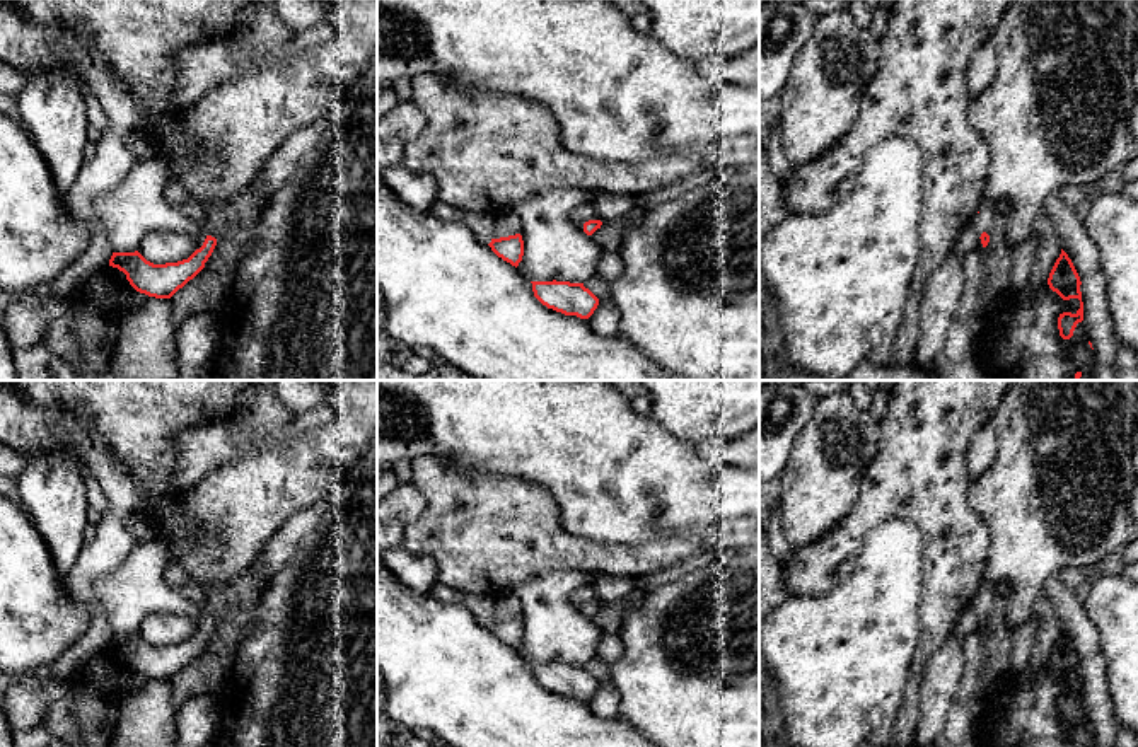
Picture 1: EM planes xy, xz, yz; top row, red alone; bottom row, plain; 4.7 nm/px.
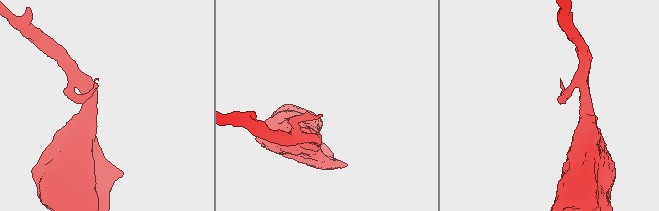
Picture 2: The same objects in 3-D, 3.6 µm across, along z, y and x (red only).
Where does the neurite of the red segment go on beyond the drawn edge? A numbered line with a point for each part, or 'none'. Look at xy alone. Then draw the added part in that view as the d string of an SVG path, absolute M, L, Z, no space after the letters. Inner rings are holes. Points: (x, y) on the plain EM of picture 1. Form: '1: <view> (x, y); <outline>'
1: xy (217, 601); M208 583L205 585L206 605L196 621L196 631L200 631L208 617L215 619L222 611L229 611L232 605L225 595L225 583Z

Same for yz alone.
1: yz (983, 602); M986 580L981 582L978 594L973 597L971 605L981 619L983 614L990 617L991 607L996 600L995 587Z

